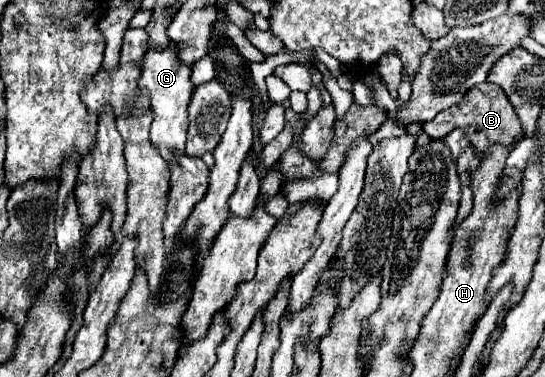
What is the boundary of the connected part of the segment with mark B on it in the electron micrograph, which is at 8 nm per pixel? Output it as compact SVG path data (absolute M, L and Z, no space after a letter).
M491 83L477 85L475 89L471 89L471 93L467 93L467 97L463 97L463 101L459 101L459 105L453 105L451 109L443 109L443 113L439 113L435 121L429 121L427 125L423 125L423 131L431 139L441 139L453 129L463 129L467 137L473 139L479 151L487 151L495 143L515 145L523 137L523 129L521 129L521 123L513 105L507 101L507 95L503 93L503 89Z

